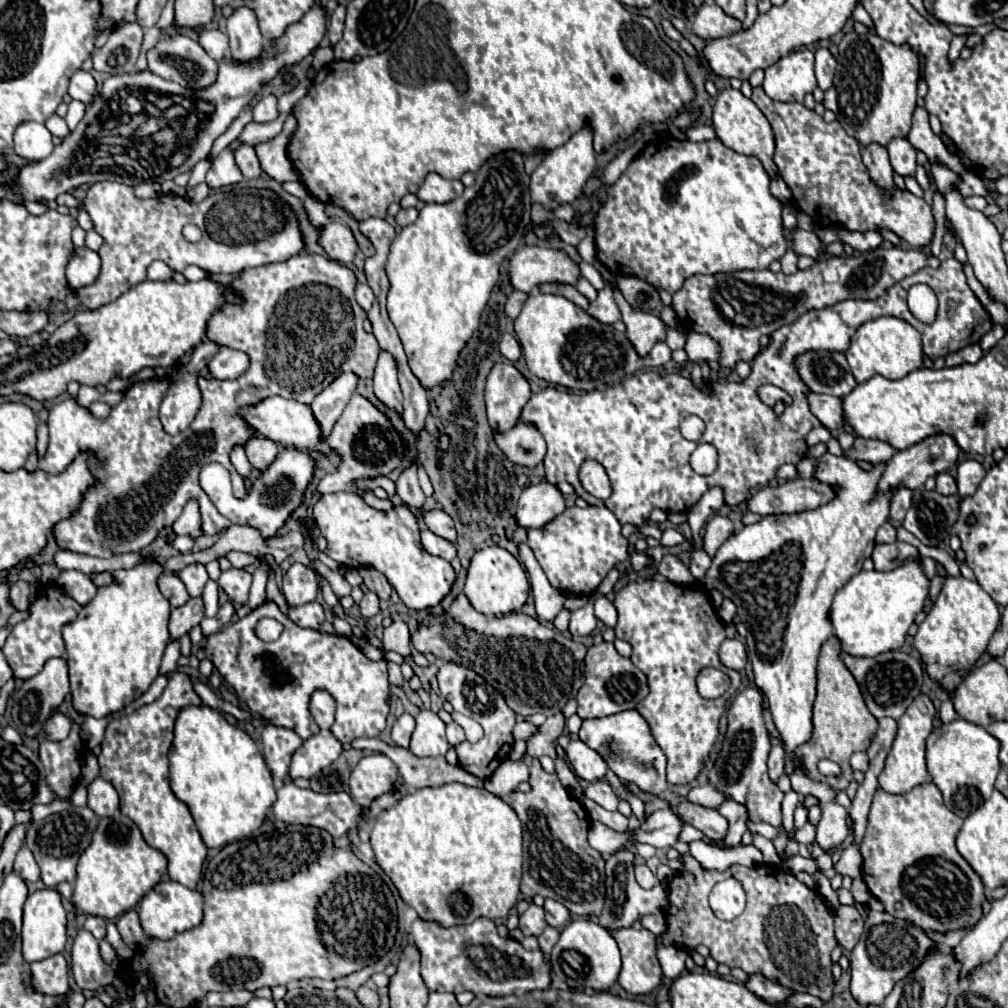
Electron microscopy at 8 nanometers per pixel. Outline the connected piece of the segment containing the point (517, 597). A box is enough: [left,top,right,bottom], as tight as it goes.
[465,544,529,616]

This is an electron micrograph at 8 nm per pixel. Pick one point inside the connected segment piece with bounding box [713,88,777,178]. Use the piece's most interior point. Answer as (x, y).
(741, 125)

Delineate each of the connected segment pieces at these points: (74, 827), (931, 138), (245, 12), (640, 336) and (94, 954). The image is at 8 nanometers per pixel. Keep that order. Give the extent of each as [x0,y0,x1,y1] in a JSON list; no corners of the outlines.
[[25,806,99,888],[909,106,963,172],[227,8,265,62],[613,290,665,356],[71,930,115,990]]

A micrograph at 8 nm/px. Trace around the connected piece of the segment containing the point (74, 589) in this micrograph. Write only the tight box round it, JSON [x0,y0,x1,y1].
[57,570,97,606]

